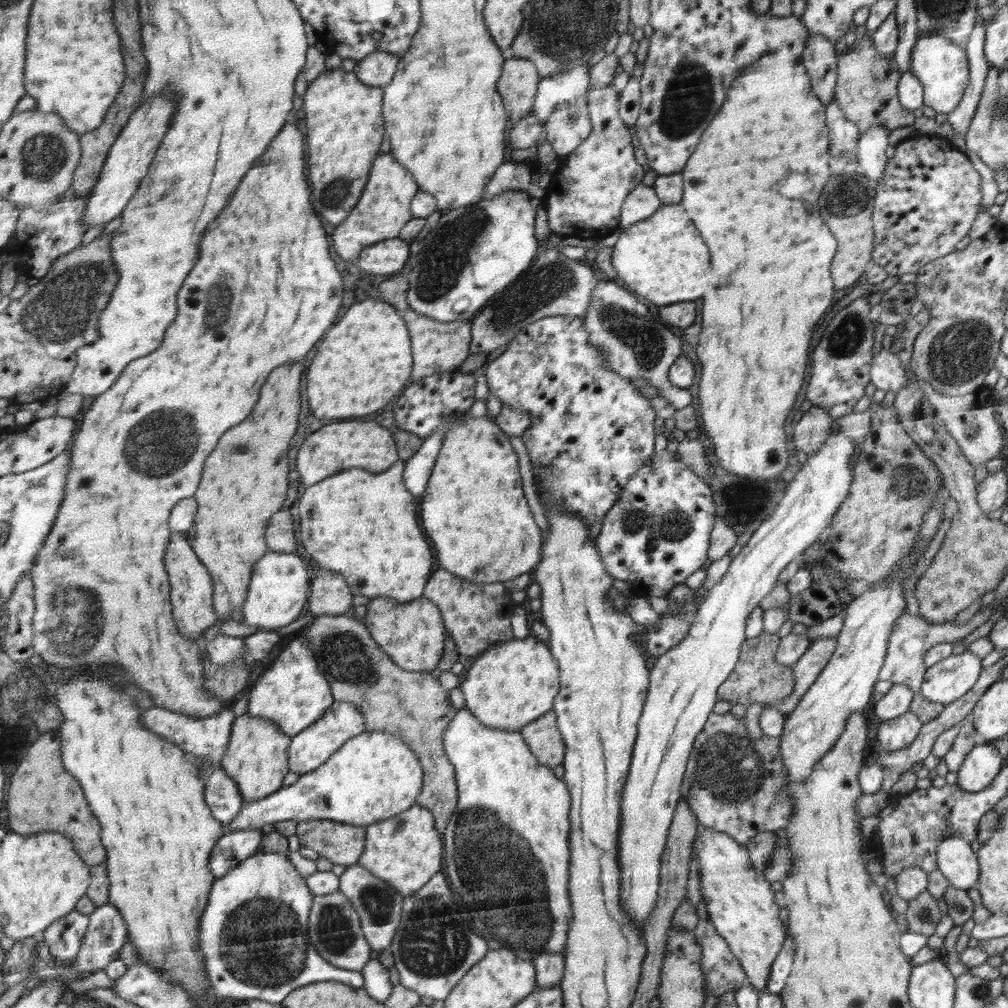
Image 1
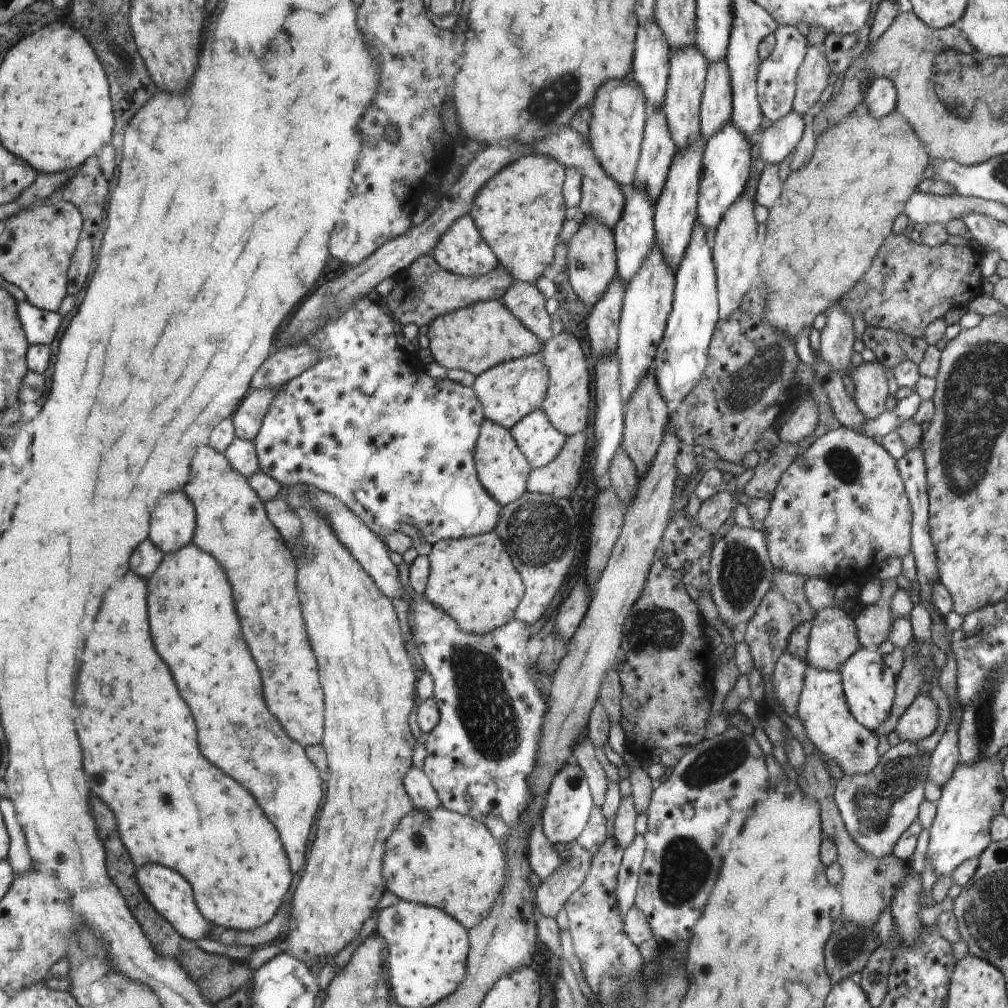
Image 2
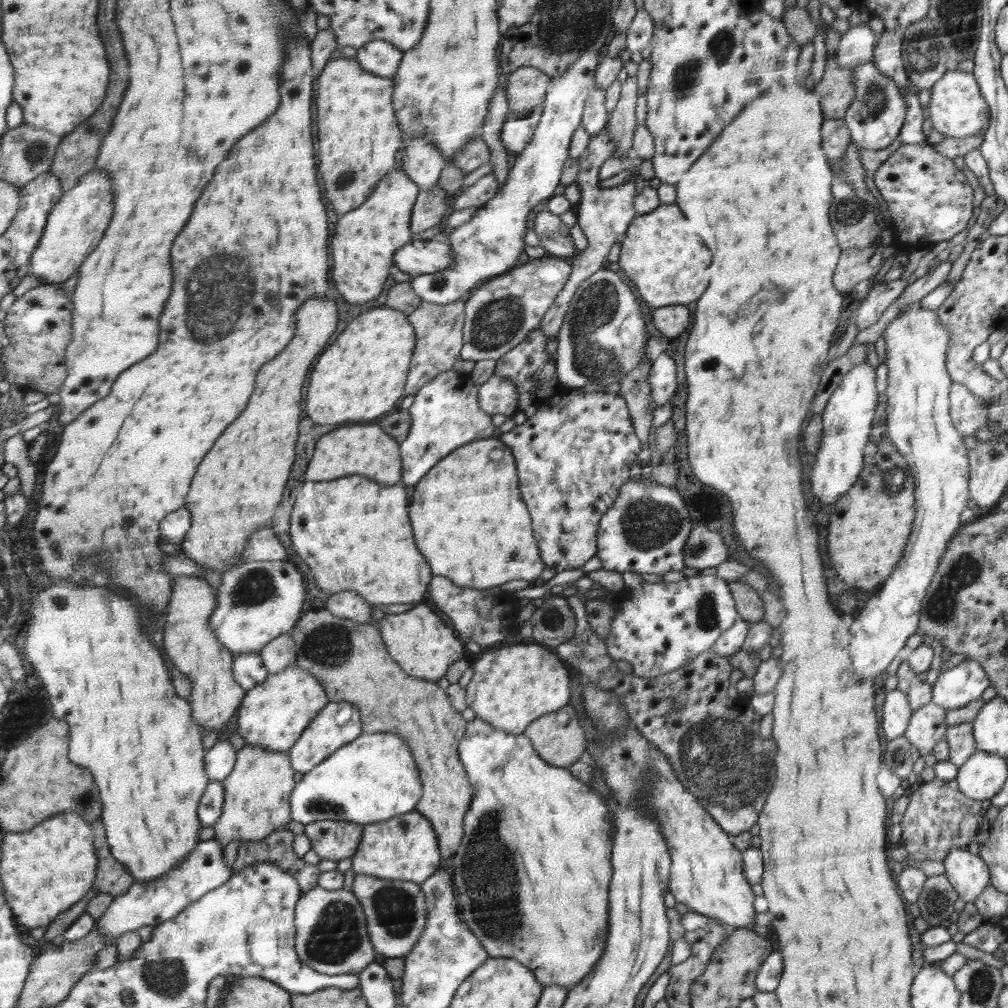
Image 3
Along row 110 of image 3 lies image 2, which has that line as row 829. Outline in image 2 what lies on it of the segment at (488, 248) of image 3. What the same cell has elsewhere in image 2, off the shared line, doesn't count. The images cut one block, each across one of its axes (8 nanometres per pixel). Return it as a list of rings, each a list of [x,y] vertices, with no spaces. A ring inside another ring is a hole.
[[[566,764],[556,774],[550,789],[547,792],[547,804],[542,810],[539,823],[546,838],[553,844],[573,844],[585,830],[591,812],[595,808],[594,796],[586,774],[578,765]]]

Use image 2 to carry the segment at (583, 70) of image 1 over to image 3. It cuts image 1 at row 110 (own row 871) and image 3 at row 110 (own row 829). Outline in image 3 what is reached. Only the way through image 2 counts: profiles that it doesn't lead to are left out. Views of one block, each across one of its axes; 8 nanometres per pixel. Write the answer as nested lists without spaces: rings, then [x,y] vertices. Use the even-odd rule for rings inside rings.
[[[543,104],[535,107],[532,112],[524,114],[524,118],[508,118],[502,125],[502,144],[510,156],[510,161],[520,156],[528,143],[535,136],[535,129],[543,116]]]

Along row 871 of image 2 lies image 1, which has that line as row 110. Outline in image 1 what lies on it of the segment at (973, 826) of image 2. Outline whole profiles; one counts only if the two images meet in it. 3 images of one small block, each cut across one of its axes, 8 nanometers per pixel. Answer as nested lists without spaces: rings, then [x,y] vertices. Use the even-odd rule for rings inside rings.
[[[919,32],[919,40],[911,58],[910,72],[924,83],[924,106],[930,106],[938,114],[950,114],[963,100],[970,79],[970,61],[966,60],[964,47],[930,32]]]

